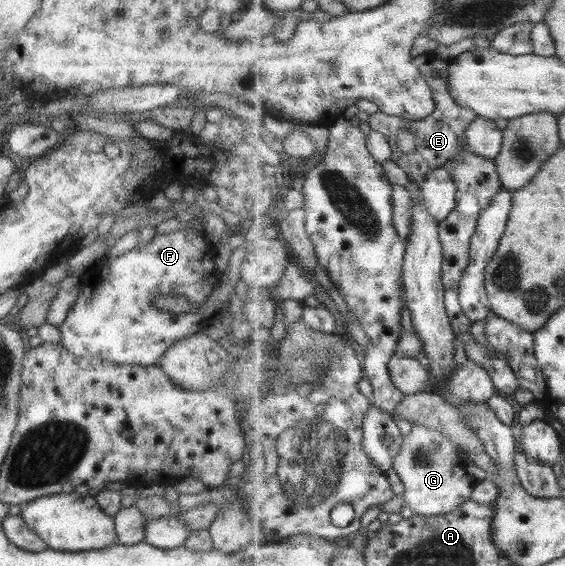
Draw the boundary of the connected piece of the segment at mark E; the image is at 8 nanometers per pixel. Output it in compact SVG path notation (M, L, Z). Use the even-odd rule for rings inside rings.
M430 51L416 56L414 62L433 89L435 112L426 119L414 121L399 119L379 109L369 116L368 123L371 130L383 133L389 139L392 146L391 160L402 168L410 179L421 183L427 178L428 173L438 168L448 167L460 155L463 150L463 135L477 115L475 111L458 105L450 96L447 80L450 60L440 59L434 51ZM402 129L407 129L416 135L416 149L412 153L407 154L399 147L399 135Z

